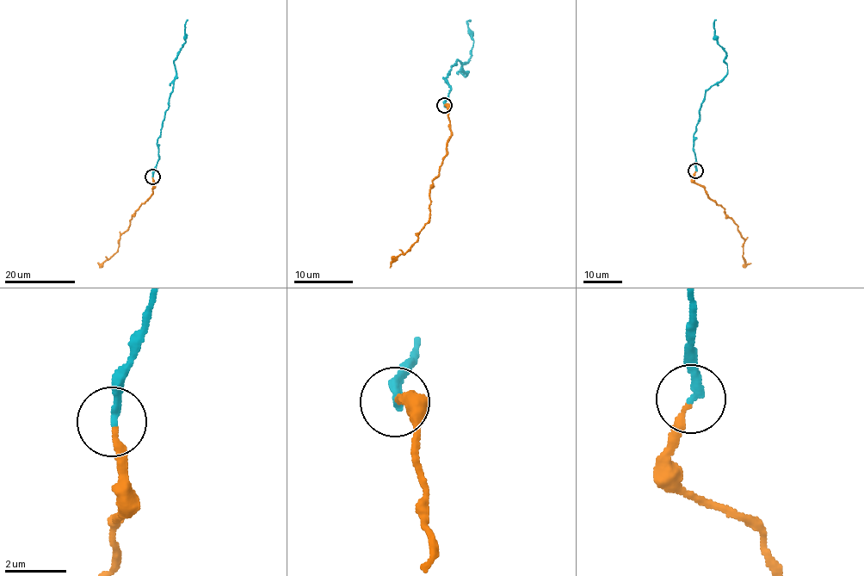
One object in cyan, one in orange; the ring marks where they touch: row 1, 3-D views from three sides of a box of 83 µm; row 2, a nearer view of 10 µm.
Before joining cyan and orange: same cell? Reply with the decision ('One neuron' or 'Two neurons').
One neuron

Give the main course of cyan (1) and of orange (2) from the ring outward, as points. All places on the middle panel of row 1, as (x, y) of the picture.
1: (443, 105), (451, 89), (442, 77), (456, 58), (465, 76), (459, 71), (474, 41), (470, 21)
2: (444, 105), (452, 134), (429, 194), (430, 219), (417, 234), (418, 240), (391, 267)

